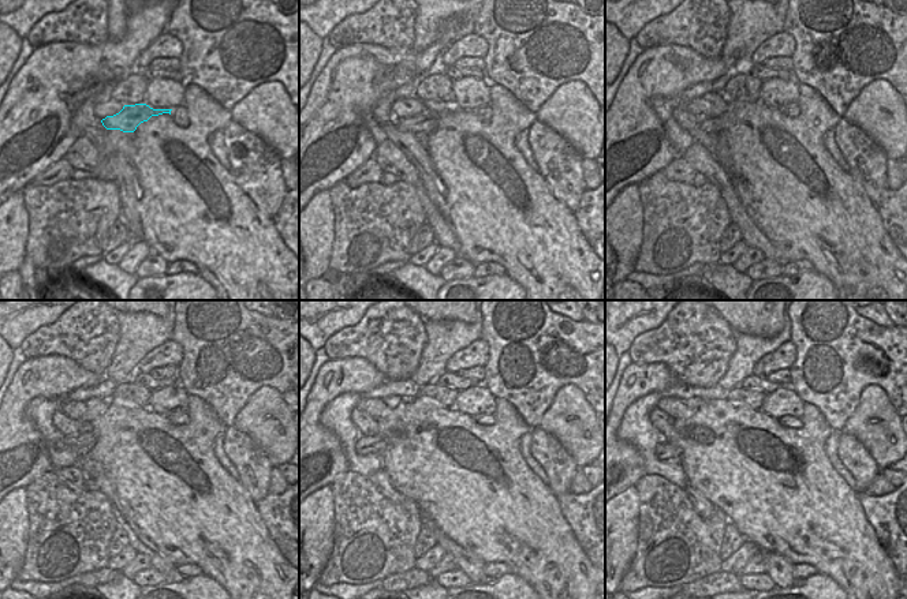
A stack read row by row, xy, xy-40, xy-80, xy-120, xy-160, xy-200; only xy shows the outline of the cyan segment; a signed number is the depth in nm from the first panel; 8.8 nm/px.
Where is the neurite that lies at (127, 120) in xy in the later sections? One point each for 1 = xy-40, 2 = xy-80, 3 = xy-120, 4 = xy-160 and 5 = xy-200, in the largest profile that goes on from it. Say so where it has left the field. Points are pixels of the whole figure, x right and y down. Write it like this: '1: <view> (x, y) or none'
1: xy-40 (426, 122)
2: xy-80 (705, 124)
3: xy-120 (85, 438)
4: xy-160 (366, 445)
5: xy-200 (665, 450)

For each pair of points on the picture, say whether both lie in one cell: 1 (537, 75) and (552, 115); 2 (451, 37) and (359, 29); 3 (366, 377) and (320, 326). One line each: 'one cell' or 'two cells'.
1: two cells
2: two cells
3: two cells

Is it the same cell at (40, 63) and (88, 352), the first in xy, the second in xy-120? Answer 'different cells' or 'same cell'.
different cells

